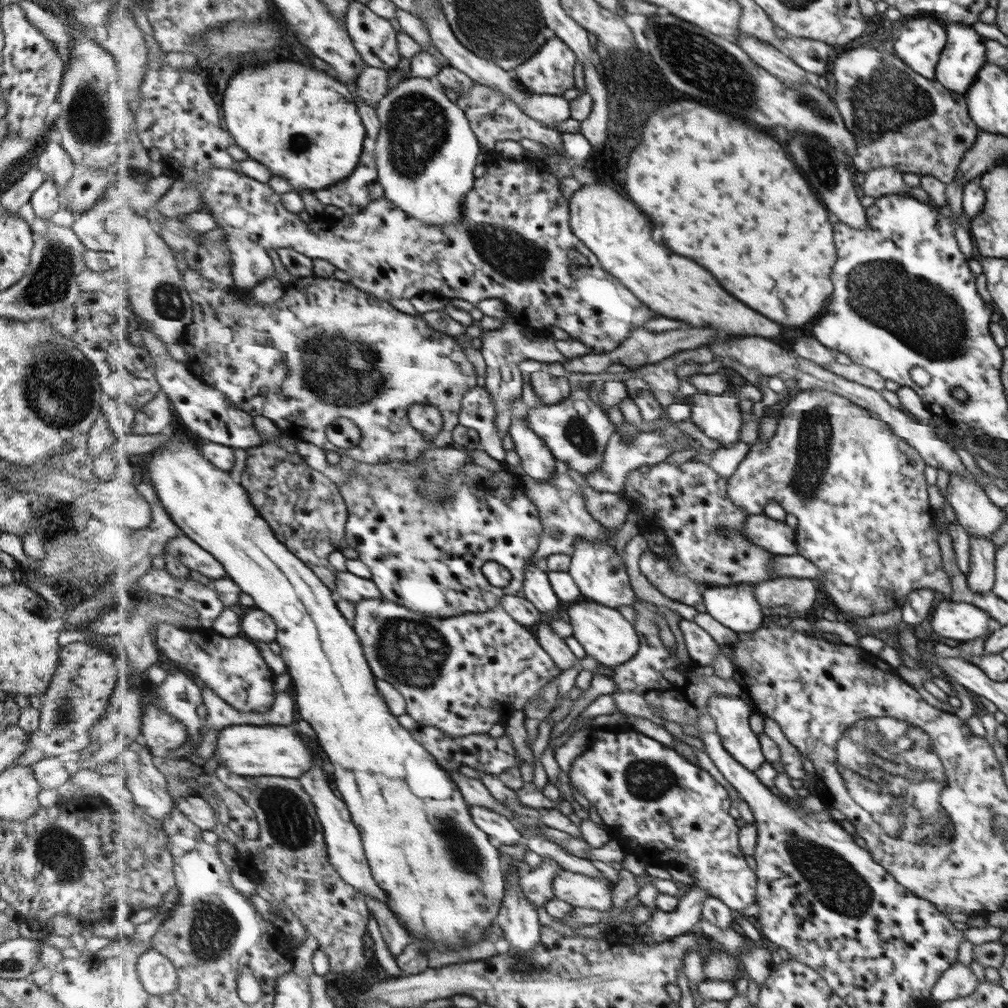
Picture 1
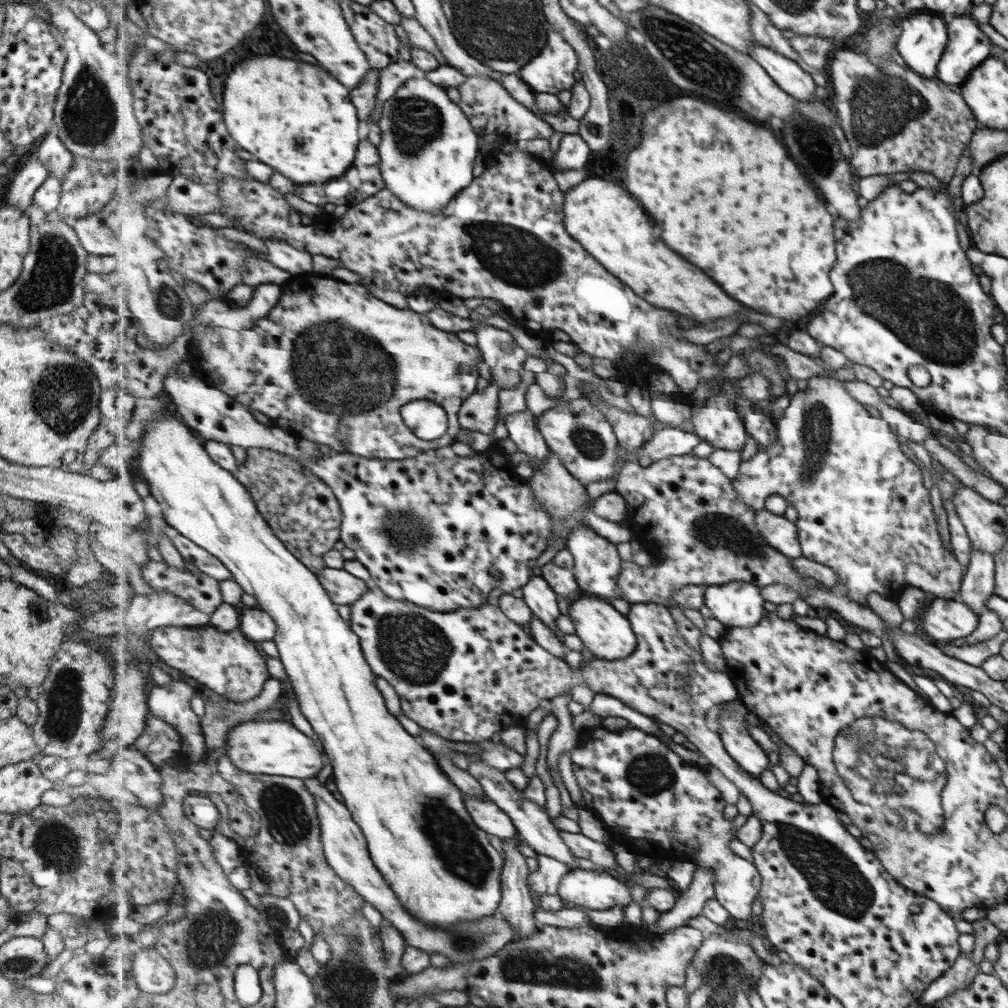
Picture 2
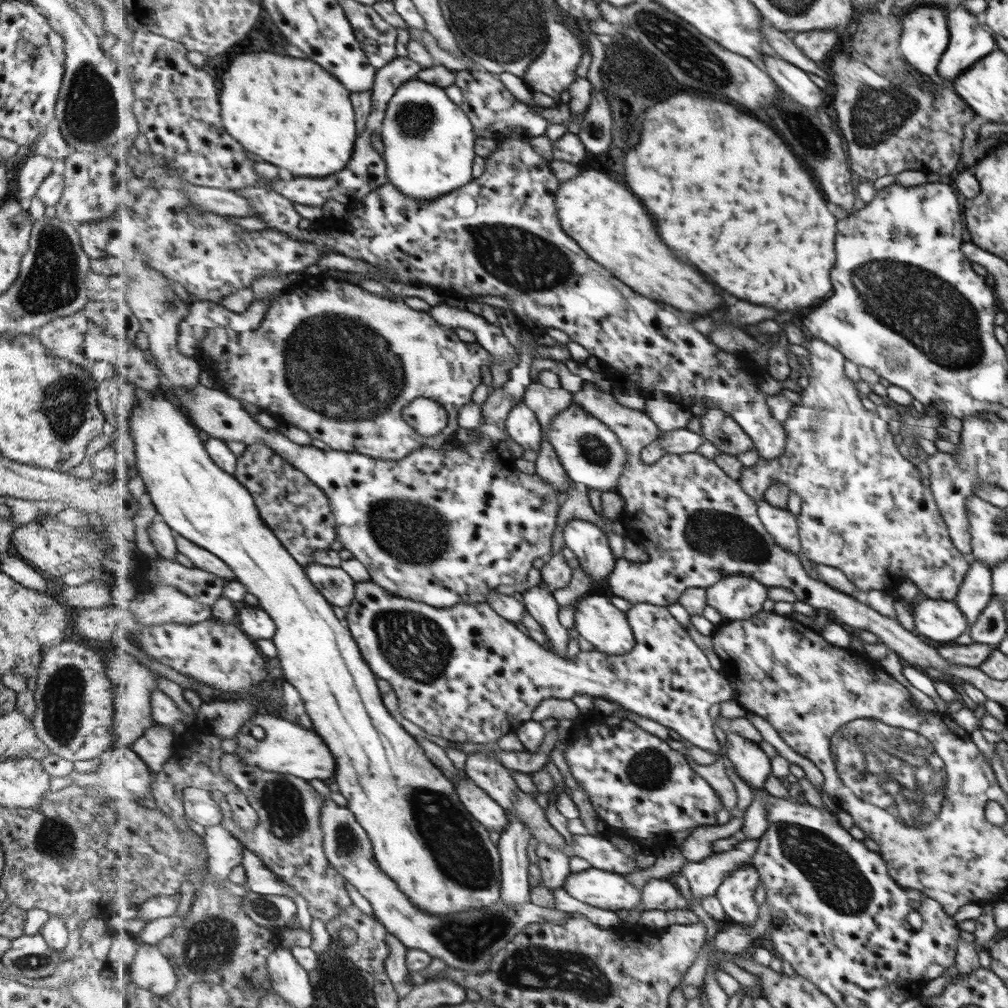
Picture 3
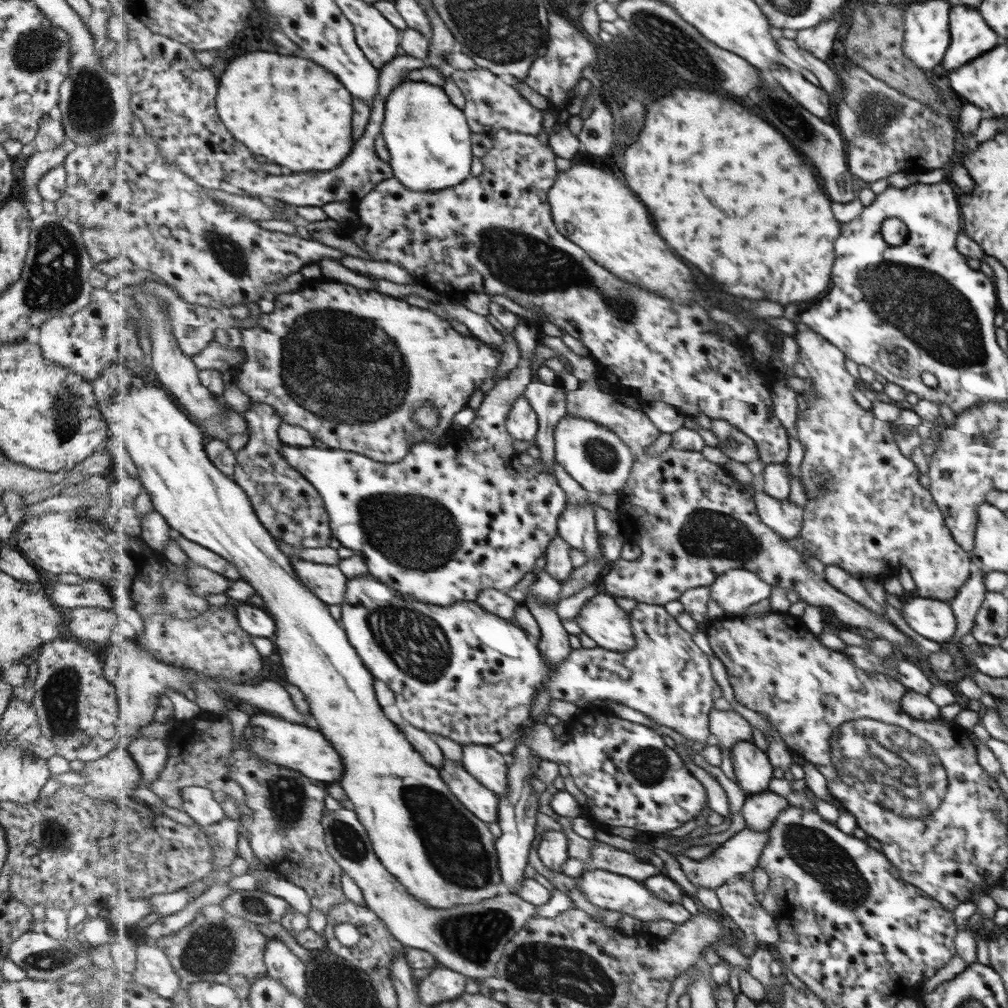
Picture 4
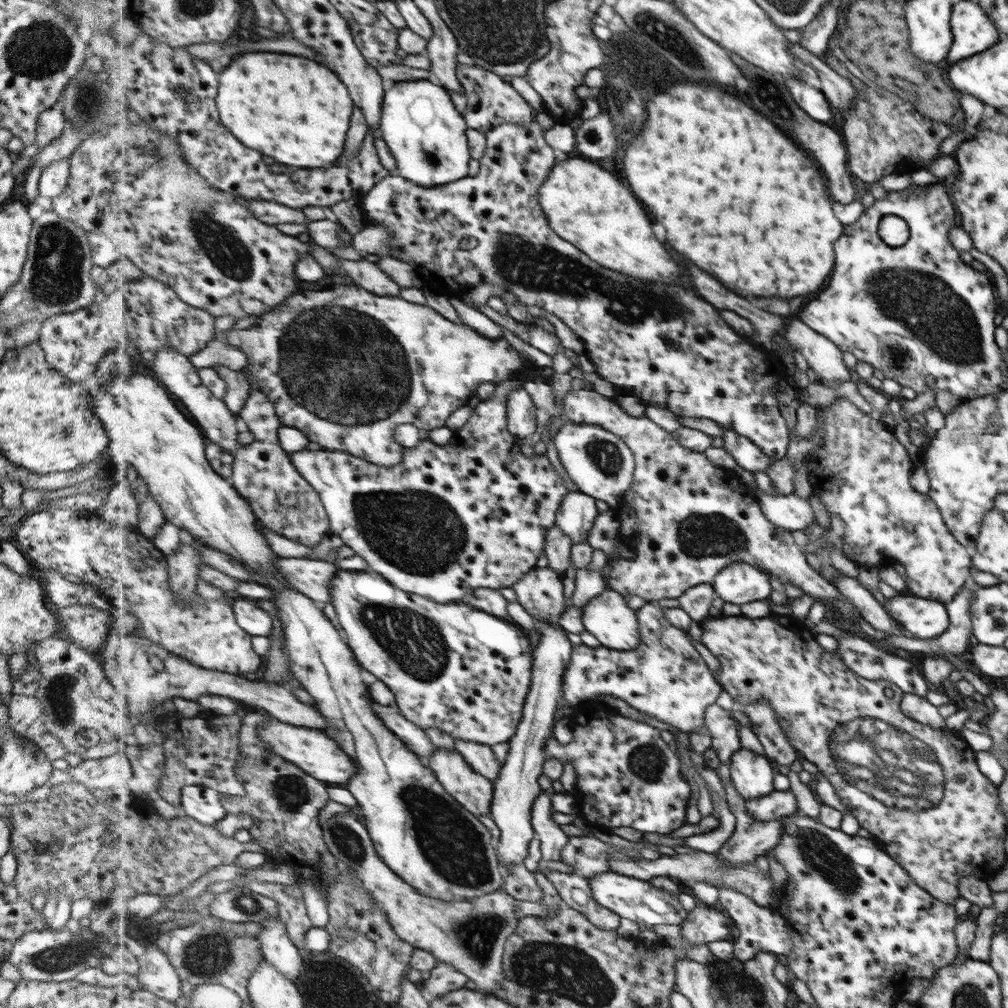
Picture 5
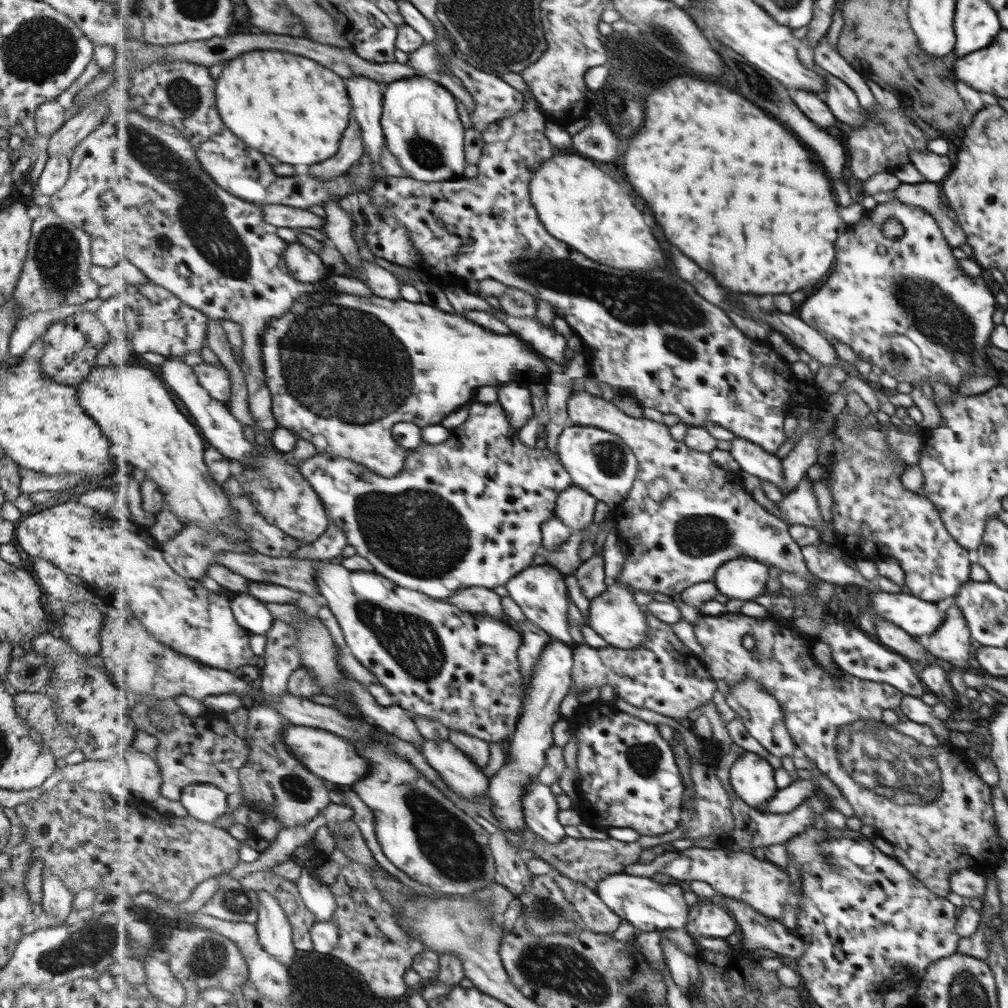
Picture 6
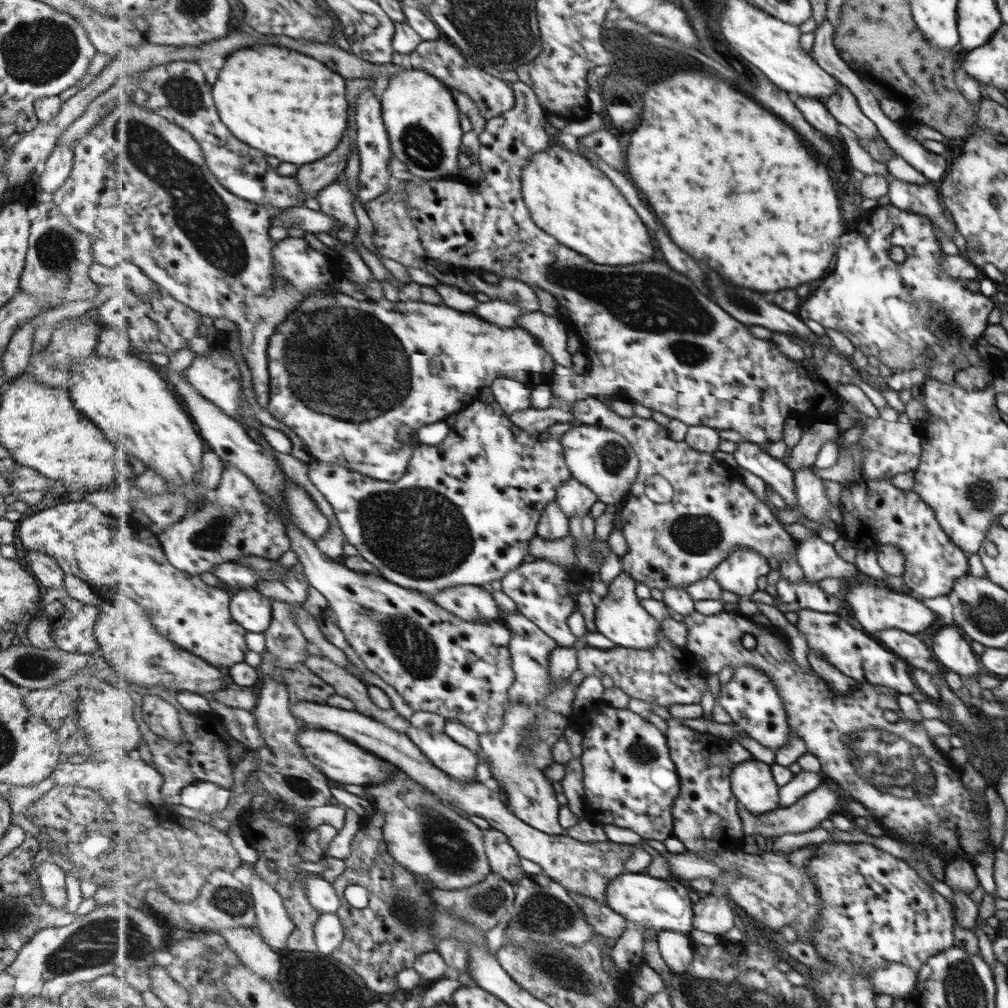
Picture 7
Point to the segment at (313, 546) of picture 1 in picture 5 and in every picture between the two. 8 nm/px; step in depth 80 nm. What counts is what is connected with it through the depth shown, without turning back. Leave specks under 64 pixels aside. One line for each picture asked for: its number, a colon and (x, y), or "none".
2: (304, 511)
3: (298, 510)
4: (292, 509)
5: (285, 501)

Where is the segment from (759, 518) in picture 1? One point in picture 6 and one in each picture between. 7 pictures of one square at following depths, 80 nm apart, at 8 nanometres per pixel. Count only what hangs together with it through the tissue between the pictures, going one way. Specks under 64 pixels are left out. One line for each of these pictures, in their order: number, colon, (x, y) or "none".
2: (780, 533)
3: (782, 526)
4: (784, 517)
5: (788, 512)
6: (798, 507)

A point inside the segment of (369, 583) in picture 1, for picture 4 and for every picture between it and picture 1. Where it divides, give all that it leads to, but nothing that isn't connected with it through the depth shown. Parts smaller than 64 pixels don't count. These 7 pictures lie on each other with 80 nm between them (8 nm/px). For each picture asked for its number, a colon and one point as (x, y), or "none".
2: (346, 588)
3: (337, 585)
4: (329, 583)

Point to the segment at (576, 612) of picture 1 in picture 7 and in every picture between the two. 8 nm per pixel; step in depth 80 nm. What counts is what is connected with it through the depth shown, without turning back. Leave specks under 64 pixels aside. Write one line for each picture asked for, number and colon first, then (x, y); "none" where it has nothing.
2: (607, 633)
3: (609, 629)
4: (602, 619)
5: (607, 616)
6: (614, 615)
7: (624, 620)

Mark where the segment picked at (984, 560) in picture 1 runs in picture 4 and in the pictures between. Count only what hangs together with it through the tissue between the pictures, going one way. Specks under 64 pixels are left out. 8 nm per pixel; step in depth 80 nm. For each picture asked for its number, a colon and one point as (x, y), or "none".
2: (977, 586)
3: (975, 590)
4: (964, 605)

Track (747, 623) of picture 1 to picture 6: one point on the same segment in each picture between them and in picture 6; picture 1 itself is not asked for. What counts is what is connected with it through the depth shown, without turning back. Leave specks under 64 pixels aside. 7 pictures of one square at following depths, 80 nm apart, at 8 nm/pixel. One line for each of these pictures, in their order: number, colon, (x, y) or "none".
2: (737, 603)
3: (739, 597)
4: (736, 590)
5: (740, 583)
6: (743, 579)

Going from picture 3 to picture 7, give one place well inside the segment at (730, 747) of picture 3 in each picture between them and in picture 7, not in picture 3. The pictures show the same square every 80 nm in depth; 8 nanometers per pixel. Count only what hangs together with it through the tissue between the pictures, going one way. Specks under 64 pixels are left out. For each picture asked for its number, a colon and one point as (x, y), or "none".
4: (754, 771)
5: (753, 776)
6: (753, 779)
7: (752, 781)

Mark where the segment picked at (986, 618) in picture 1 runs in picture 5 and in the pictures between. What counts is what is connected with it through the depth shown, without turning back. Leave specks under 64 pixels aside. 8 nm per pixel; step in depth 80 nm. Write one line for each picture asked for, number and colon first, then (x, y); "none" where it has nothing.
2: (943, 619)
3: (936, 619)
4: (931, 618)
5: (925, 618)

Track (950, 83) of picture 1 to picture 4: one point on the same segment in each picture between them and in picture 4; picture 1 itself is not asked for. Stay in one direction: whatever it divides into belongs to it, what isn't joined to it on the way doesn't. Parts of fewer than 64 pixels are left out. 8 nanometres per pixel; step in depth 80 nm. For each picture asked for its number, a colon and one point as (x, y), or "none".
2: (968, 45)
3: (969, 41)
4: (971, 36)

